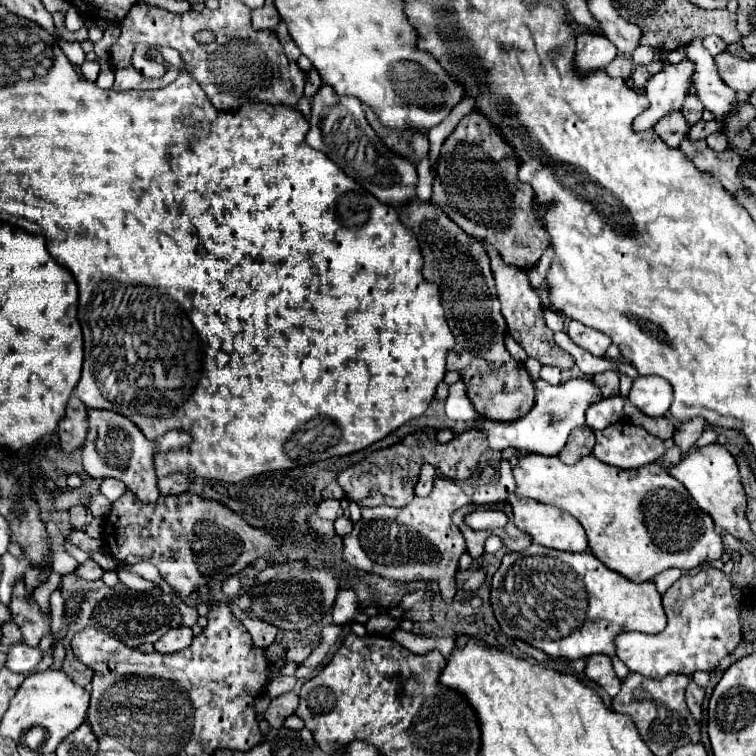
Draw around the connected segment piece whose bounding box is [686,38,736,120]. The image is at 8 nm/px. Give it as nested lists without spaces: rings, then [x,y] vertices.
[[[692,40],[686,46],[686,53],[696,70],[696,74],[692,74],[692,88],[696,90],[700,102],[712,110],[718,120],[724,120],[728,114],[736,112],[736,92],[720,78],[716,60],[708,50],[702,48],[702,40]]]

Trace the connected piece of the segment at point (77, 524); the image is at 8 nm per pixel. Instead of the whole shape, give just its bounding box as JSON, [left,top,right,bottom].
[70,504,88,530]

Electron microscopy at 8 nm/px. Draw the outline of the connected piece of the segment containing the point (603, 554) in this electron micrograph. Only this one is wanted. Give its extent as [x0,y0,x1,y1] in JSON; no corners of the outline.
[514,454,726,582]

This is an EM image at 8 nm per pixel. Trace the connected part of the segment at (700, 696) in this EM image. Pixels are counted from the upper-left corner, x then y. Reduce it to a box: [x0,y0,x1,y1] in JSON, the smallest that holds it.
[686,682,704,722]

